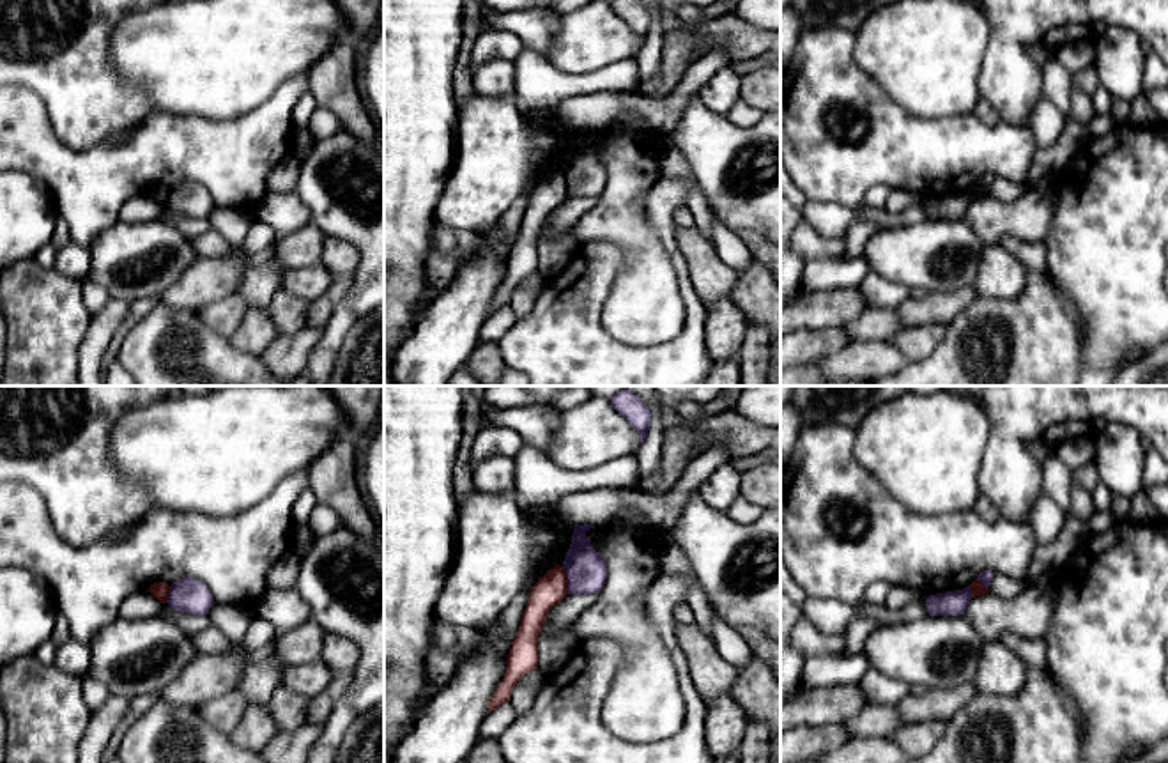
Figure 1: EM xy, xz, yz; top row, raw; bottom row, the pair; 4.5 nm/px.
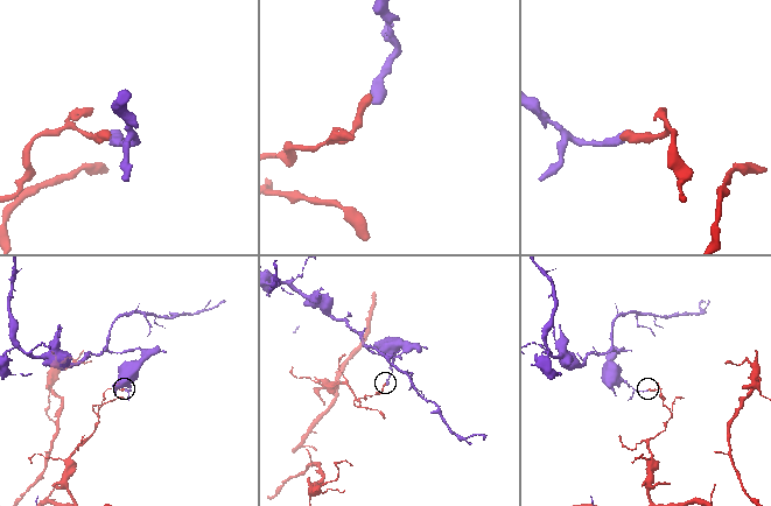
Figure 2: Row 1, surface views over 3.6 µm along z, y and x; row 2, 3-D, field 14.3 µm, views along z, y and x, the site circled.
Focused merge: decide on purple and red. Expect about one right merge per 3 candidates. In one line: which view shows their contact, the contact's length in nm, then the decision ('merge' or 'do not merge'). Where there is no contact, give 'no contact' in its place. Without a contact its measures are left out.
contact in xz; length 120 nm; do not merge

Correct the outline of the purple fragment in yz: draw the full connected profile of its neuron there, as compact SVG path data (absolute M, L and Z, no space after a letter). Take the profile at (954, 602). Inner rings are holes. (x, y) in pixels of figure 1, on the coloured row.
M966 586L963 590L929 595L926 609L929 616L961 616L972 598L972 590Z

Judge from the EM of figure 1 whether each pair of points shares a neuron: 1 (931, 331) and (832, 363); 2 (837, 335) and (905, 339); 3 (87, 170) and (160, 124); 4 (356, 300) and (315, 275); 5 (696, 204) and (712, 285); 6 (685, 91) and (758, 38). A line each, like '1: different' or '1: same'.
1: same
2: same
3: same
4: different
5: different
6: different

